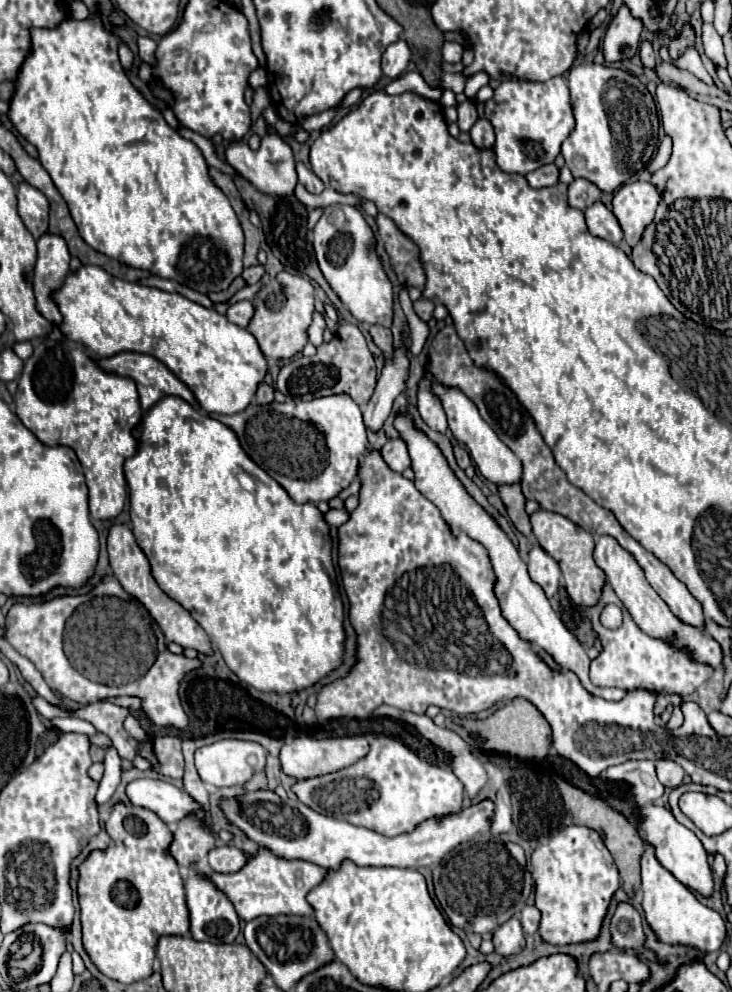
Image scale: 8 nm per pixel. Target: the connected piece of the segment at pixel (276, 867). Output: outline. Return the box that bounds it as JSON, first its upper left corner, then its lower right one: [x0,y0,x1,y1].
[208,846,326,922]

